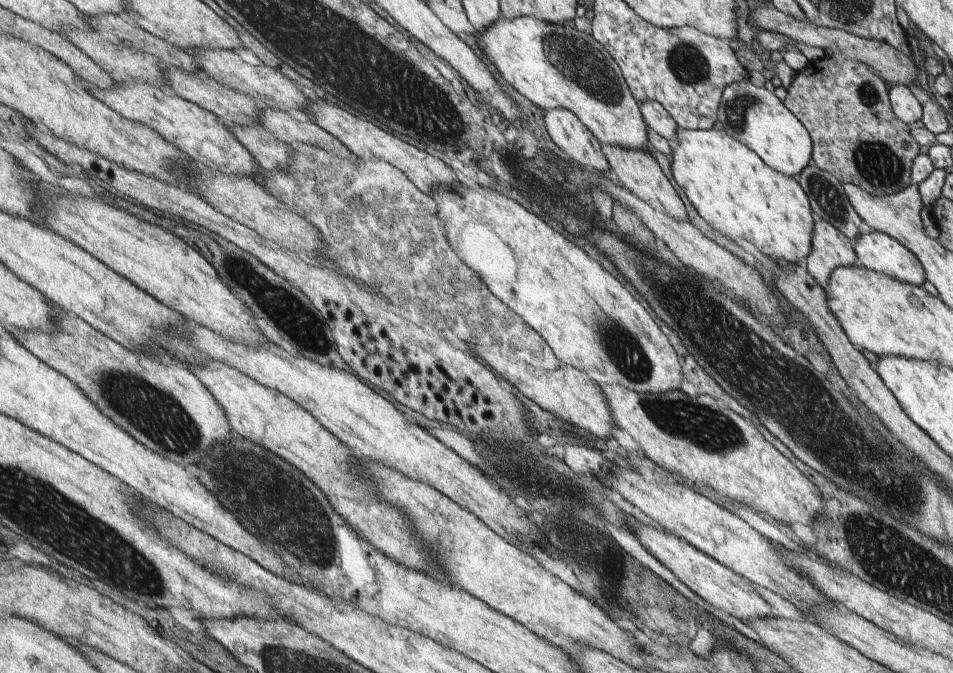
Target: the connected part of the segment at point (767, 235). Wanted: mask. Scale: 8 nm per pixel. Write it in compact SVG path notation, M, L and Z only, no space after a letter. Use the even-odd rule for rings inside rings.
M679 128L676 148L672 149L672 174L678 186L708 225L728 238L742 238L773 260L796 265L812 252L815 217L806 192L796 178L784 176L764 164L759 154L740 144L724 130L686 130Z

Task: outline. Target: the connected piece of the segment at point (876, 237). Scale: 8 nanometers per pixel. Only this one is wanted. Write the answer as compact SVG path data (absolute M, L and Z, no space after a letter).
M884 232L862 234L853 245L857 260L868 270L904 284L923 287L926 274L916 256Z

